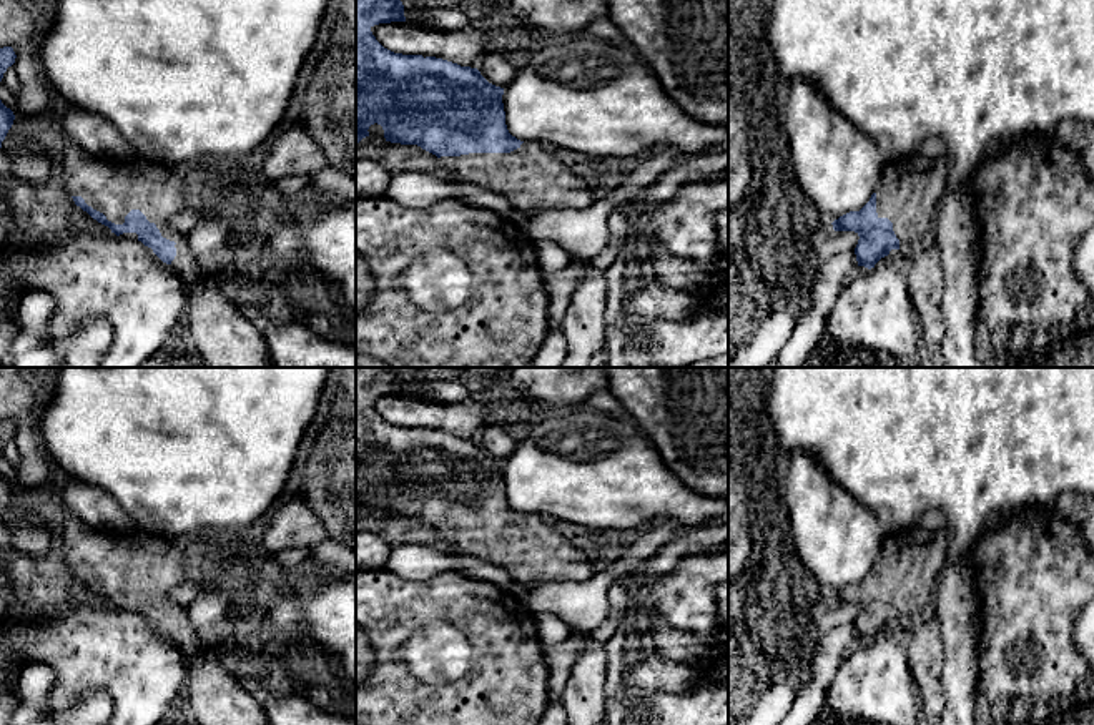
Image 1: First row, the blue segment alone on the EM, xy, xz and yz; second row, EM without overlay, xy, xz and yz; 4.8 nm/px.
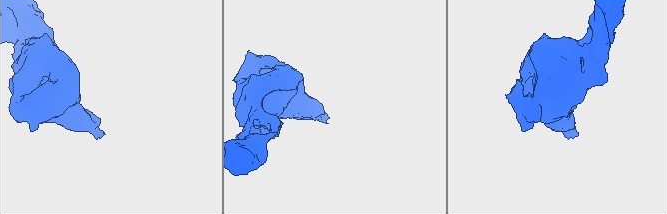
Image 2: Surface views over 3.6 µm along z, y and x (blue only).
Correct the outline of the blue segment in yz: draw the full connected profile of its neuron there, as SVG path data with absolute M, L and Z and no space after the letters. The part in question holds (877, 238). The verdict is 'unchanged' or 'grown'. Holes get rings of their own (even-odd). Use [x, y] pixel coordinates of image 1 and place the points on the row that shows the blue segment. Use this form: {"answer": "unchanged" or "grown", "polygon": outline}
{"answer": "grown", "polygon": "M919 153L888 161L870 201L860 211L835 219L835 231L855 231L861 269L871 269L891 249L911 249L929 239L938 203L946 190L944 160Z"}

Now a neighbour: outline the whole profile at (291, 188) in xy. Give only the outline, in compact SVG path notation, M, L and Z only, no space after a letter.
M309 175L303 176L288 176L283 180L271 181L276 191L286 200L286 201L298 201L303 195L308 193L309 186Z

